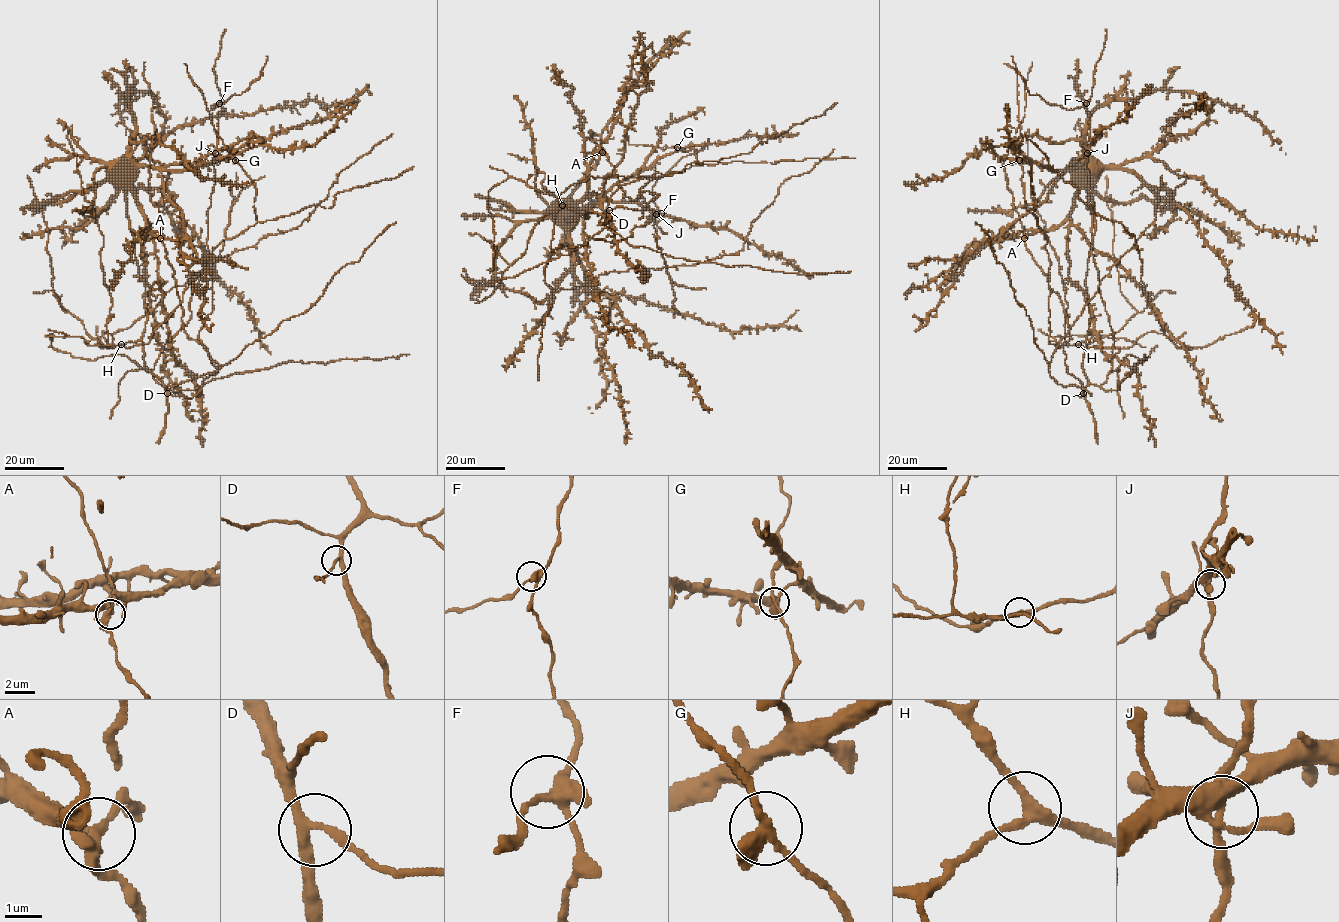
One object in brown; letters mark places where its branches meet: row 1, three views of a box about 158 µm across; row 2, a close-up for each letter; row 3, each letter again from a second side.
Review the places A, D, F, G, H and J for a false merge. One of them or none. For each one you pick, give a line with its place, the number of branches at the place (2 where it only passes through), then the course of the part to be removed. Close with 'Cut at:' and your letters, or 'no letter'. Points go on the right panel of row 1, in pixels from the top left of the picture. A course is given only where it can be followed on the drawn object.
Cut at: no letter

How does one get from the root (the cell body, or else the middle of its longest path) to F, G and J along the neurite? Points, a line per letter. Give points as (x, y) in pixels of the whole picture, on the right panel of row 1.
F: (1083, 164), (1070, 167), (1084, 153), (1089, 139), (1090, 124), (1086, 103)
G: (1083, 164), (1051, 170), (1025, 157), (1019, 161)
J: (1083, 164), (1070, 167), (1087, 153)

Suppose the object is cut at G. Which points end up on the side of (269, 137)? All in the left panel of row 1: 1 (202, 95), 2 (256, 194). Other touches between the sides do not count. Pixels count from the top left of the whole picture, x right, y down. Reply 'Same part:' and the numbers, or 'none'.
Same part: none

